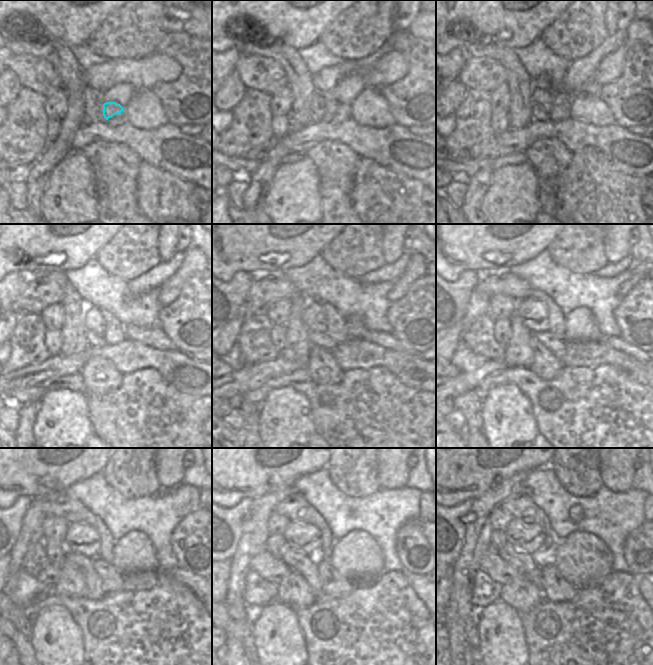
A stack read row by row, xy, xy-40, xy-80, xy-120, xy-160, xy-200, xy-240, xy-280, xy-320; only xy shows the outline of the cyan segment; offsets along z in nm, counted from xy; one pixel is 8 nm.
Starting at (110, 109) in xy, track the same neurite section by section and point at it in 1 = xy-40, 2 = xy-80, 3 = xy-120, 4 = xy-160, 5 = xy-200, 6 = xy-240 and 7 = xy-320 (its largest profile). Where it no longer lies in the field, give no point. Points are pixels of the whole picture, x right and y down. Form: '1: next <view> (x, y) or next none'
1: next xy-40 (331, 105)
2: next xy-80 (542, 95)
3: next xy-120 (92, 318)
4: next xy-160 (313, 317)
5: next xy-200 (533, 313)
6: next xy-240 (82, 538)
7: next xy-320 (529, 538)

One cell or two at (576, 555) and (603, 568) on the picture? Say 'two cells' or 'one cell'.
one cell

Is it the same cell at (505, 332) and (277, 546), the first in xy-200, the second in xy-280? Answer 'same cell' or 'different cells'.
same cell

